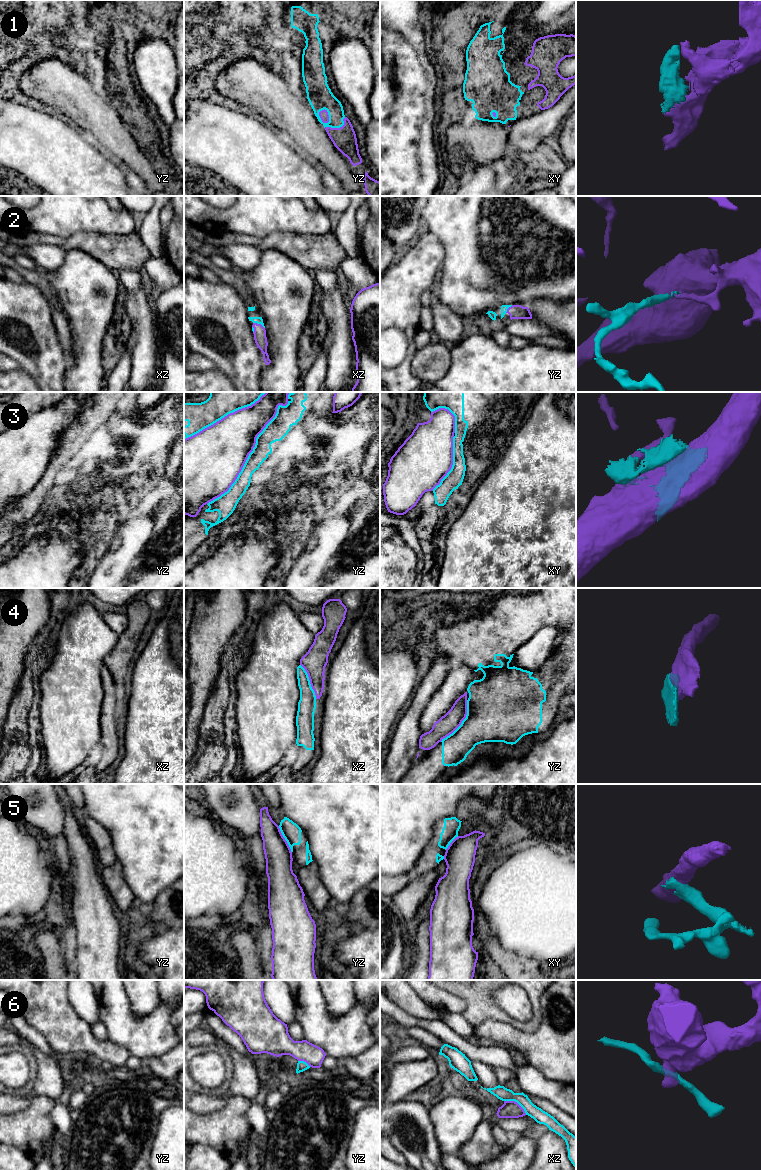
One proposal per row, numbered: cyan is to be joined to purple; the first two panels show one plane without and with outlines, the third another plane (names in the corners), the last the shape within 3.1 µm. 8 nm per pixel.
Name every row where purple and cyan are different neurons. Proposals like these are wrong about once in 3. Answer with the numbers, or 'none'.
3, 4, 5, 6

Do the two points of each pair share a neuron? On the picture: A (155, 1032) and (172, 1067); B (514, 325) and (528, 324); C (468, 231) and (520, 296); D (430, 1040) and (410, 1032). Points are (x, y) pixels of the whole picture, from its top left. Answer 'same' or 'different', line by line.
A: different
B: same
C: same
D: same

